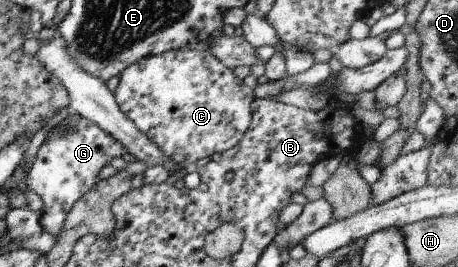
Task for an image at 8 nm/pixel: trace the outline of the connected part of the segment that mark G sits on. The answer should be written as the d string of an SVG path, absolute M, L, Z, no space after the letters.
M66 116L57 130L61 130L61 134L47 133L24 178L27 190L35 192L43 203L43 216L39 217L40 228L54 237L61 232L63 220L73 202L100 180L97 178L99 170L113 158L125 154L125 148L121 148L113 136L82 116Z

